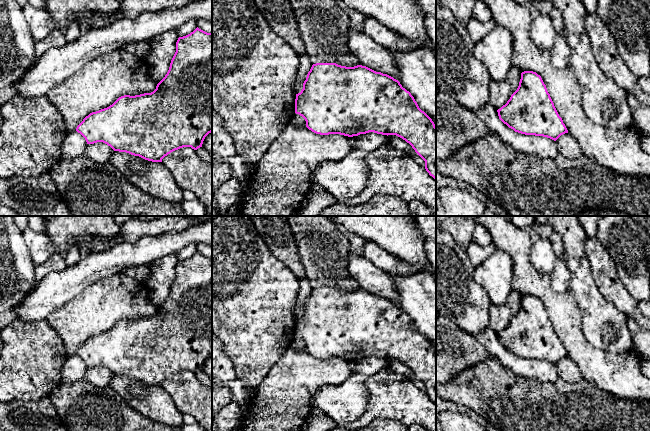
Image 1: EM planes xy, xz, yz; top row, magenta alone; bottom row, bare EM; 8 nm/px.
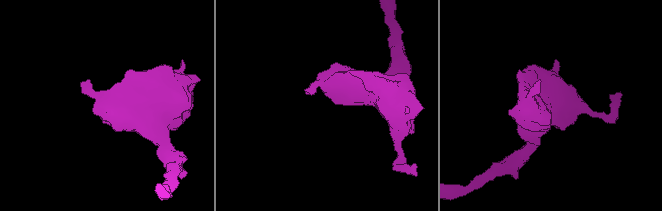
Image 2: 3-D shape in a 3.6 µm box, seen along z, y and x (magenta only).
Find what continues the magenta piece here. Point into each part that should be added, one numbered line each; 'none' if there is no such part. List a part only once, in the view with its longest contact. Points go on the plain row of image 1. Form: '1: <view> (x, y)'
none

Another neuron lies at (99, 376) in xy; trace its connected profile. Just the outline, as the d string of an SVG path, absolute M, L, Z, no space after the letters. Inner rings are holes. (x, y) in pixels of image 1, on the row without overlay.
M103 366L88 368L84 379L96 387L108 387L114 374Z

